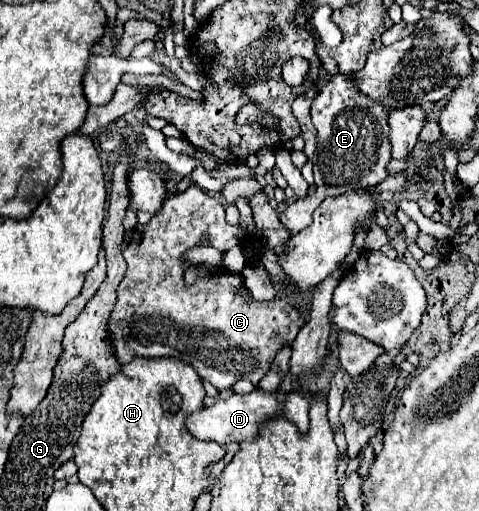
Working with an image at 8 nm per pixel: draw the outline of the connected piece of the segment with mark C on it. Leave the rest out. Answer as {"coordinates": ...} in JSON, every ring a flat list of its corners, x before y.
{"coordinates":[[196,184,170,196,164,210,148,224,134,226,122,250,130,276,124,276,120,282,118,300,108,318,108,338,112,338,116,360,128,364,134,356,176,356,194,366,200,378,212,382,218,390,232,388,238,380,258,384,270,370,280,346,294,342,304,320,286,300,240,300,236,288,242,280,234,272,216,272,210,278,186,286,180,256,188,248,202,244,204,236,208,238,206,244,230,250,246,238,246,230,230,226,218,198,206,194]]}

